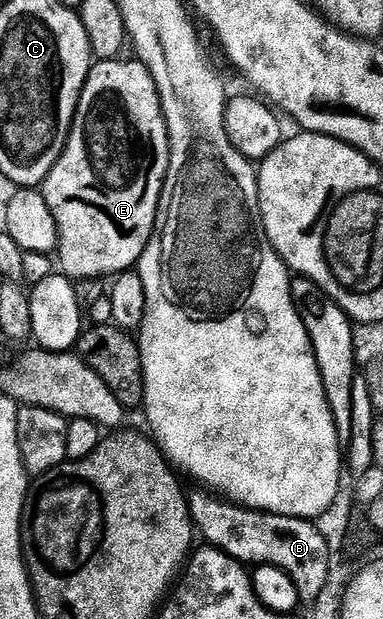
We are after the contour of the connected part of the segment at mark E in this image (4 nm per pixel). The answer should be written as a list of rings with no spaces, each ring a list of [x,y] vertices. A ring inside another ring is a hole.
[[[126,60],[98,61],[91,68],[82,88],[68,143],[40,189],[56,219],[57,264],[62,264],[61,272],[71,279],[110,279],[133,270],[141,261],[154,230],[170,166],[170,136],[153,73],[141,60]]]

